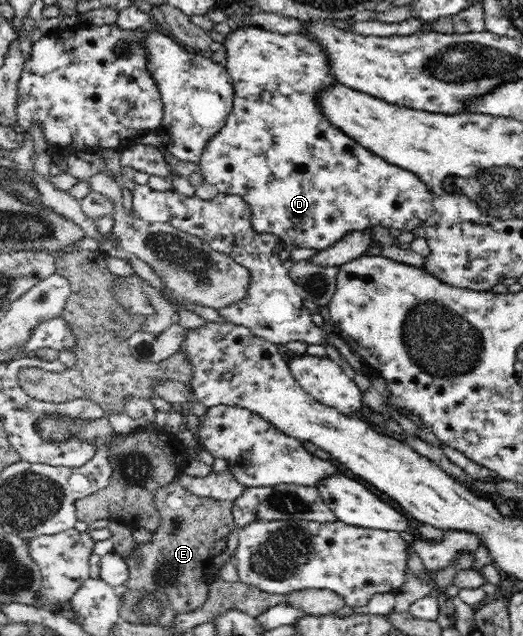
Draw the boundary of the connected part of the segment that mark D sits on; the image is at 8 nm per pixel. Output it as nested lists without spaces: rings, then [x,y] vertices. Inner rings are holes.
[[[243,26],[238,30],[230,30],[224,36],[223,48],[226,50],[226,64],[232,87],[234,87],[234,102],[230,114],[224,126],[213,138],[210,138],[205,151],[199,160],[200,172],[204,175],[204,180],[208,184],[215,184],[220,193],[238,195],[244,199],[251,208],[251,223],[256,232],[274,234],[281,237],[286,245],[294,244],[297,248],[314,248],[318,251],[324,250],[338,242],[344,235],[352,231],[364,231],[380,224],[385,228],[397,228],[401,231],[414,231],[417,227],[422,227],[424,222],[432,216],[434,207],[432,206],[432,193],[430,188],[419,179],[418,175],[406,169],[390,164],[385,158],[377,153],[364,148],[358,141],[340,128],[332,126],[325,119],[317,105],[317,94],[322,90],[328,90],[334,84],[340,84],[336,75],[332,73],[332,63],[326,47],[317,40],[316,37],[304,36],[302,33],[280,34],[268,32],[254,26]],[[279,84],[288,84],[288,95],[279,93]]]

